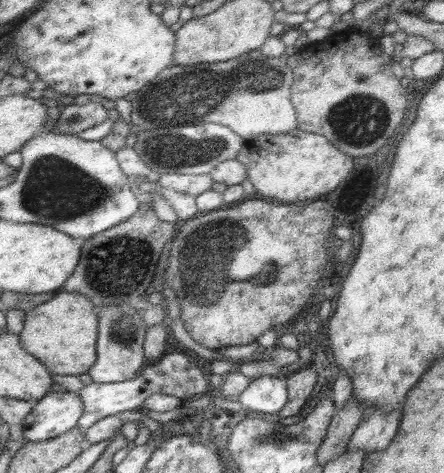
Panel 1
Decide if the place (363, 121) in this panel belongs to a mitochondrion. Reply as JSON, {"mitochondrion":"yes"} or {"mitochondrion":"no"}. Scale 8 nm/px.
{"mitochondrion":"yes"}

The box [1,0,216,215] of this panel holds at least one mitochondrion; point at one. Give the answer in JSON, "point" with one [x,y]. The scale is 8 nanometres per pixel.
{"point":[83,32]}

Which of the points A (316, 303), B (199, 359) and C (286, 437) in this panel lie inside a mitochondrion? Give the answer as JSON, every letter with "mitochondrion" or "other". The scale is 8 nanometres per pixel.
{"A":"mitochondrion","B":"other","C":"mitochondrion"}

